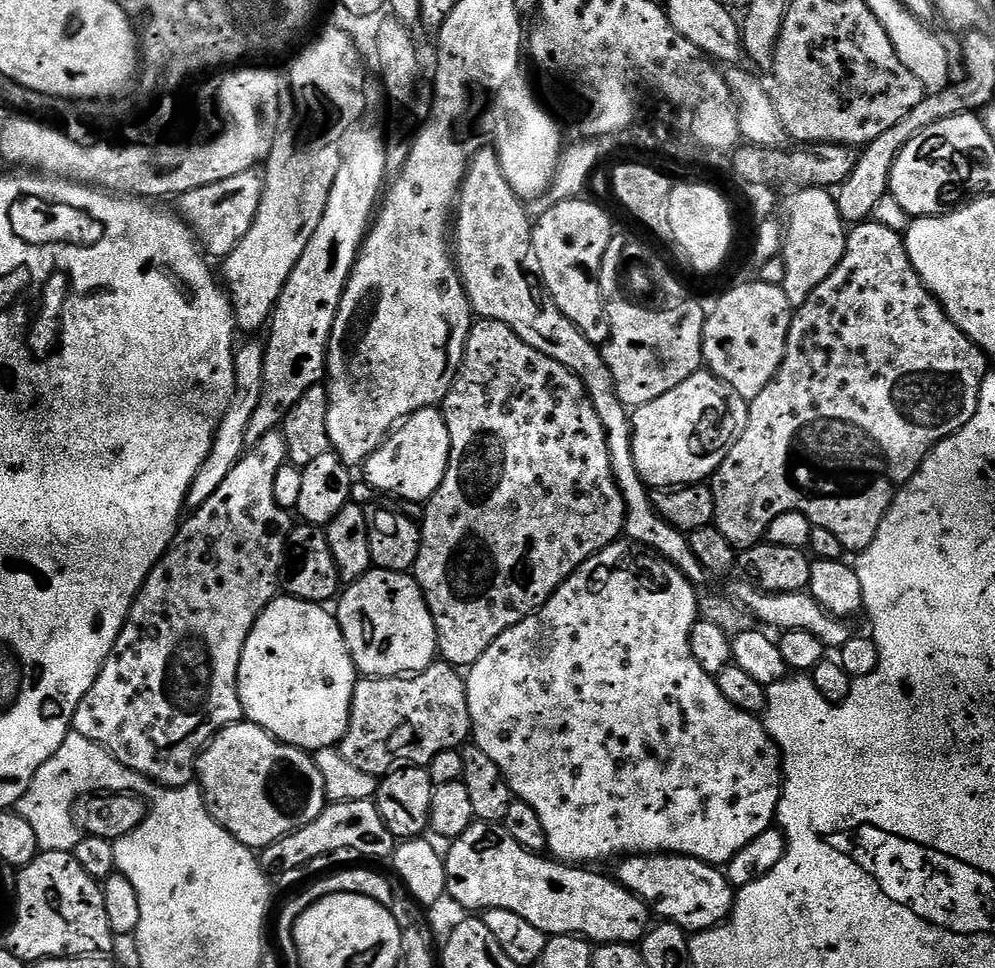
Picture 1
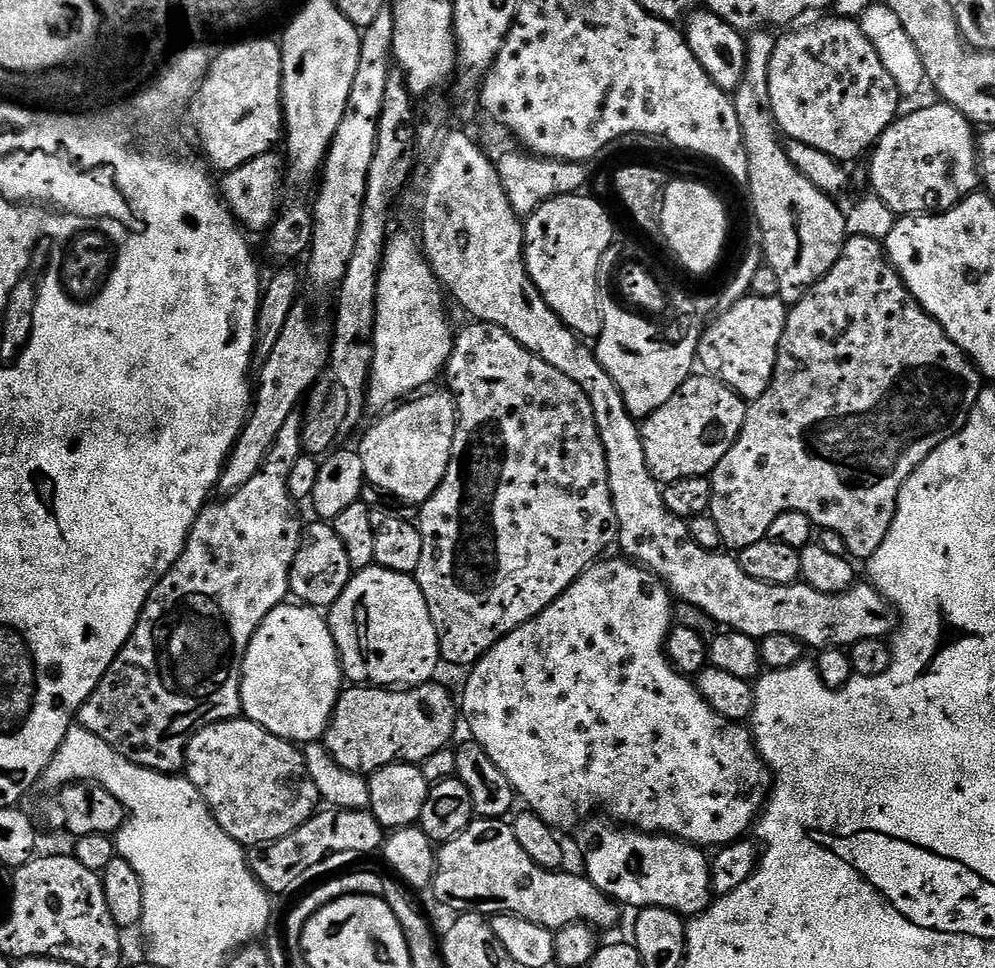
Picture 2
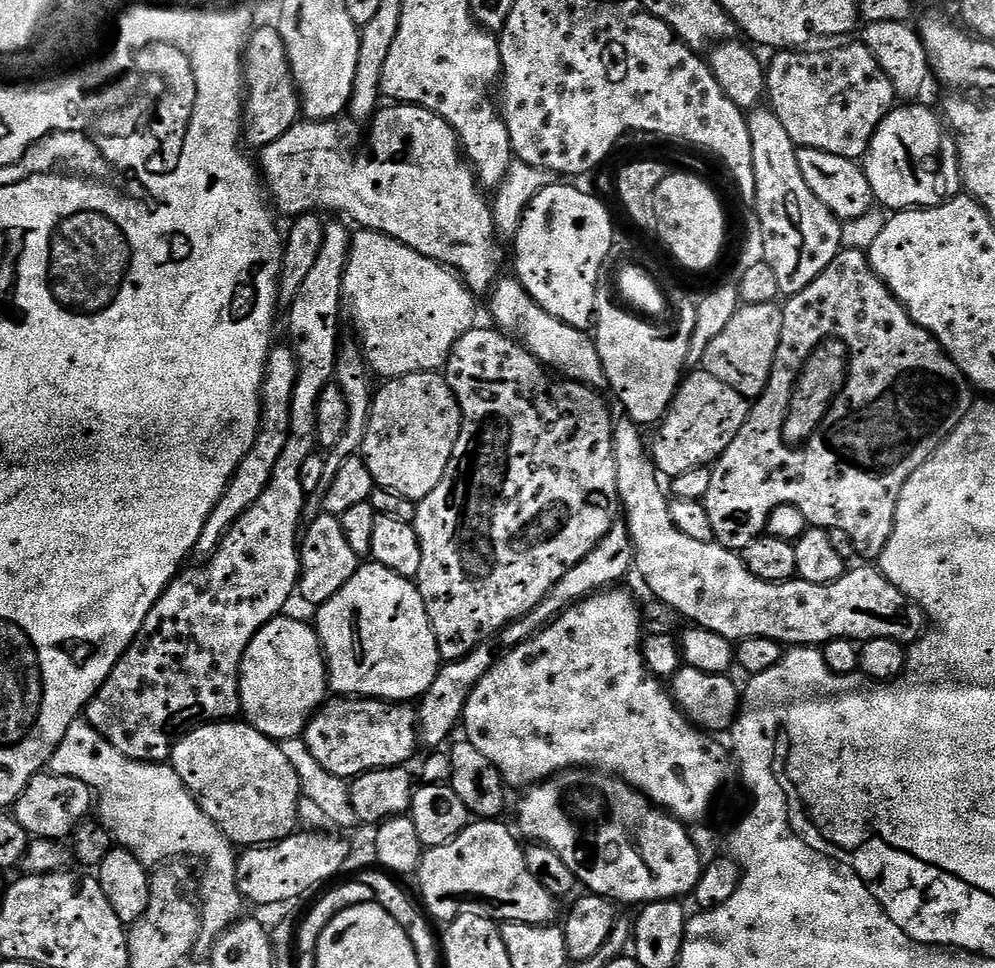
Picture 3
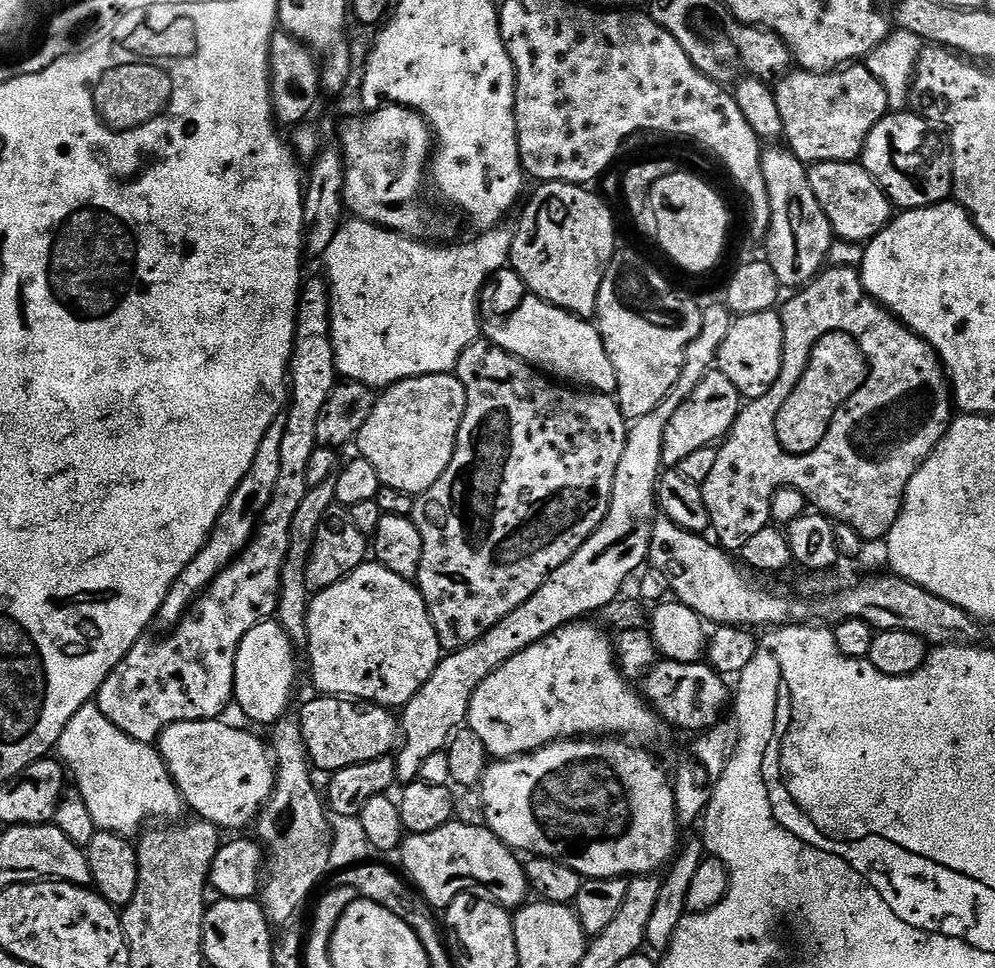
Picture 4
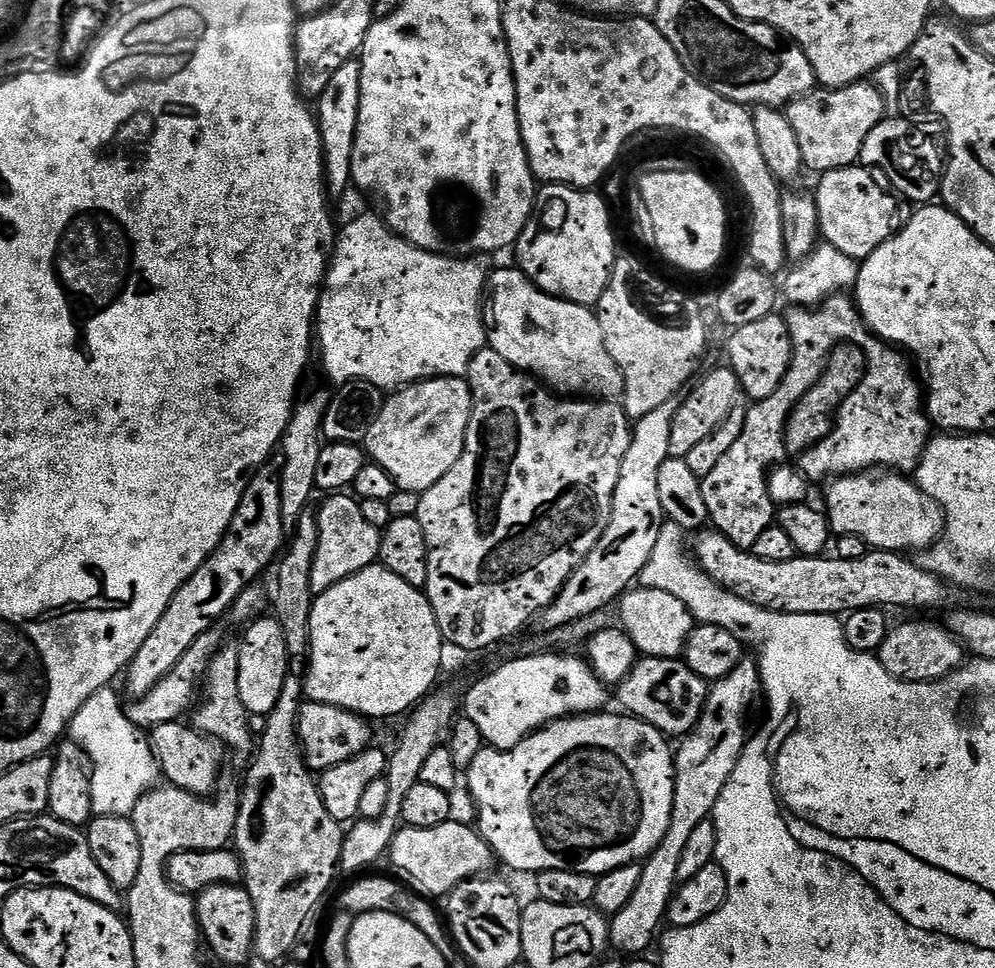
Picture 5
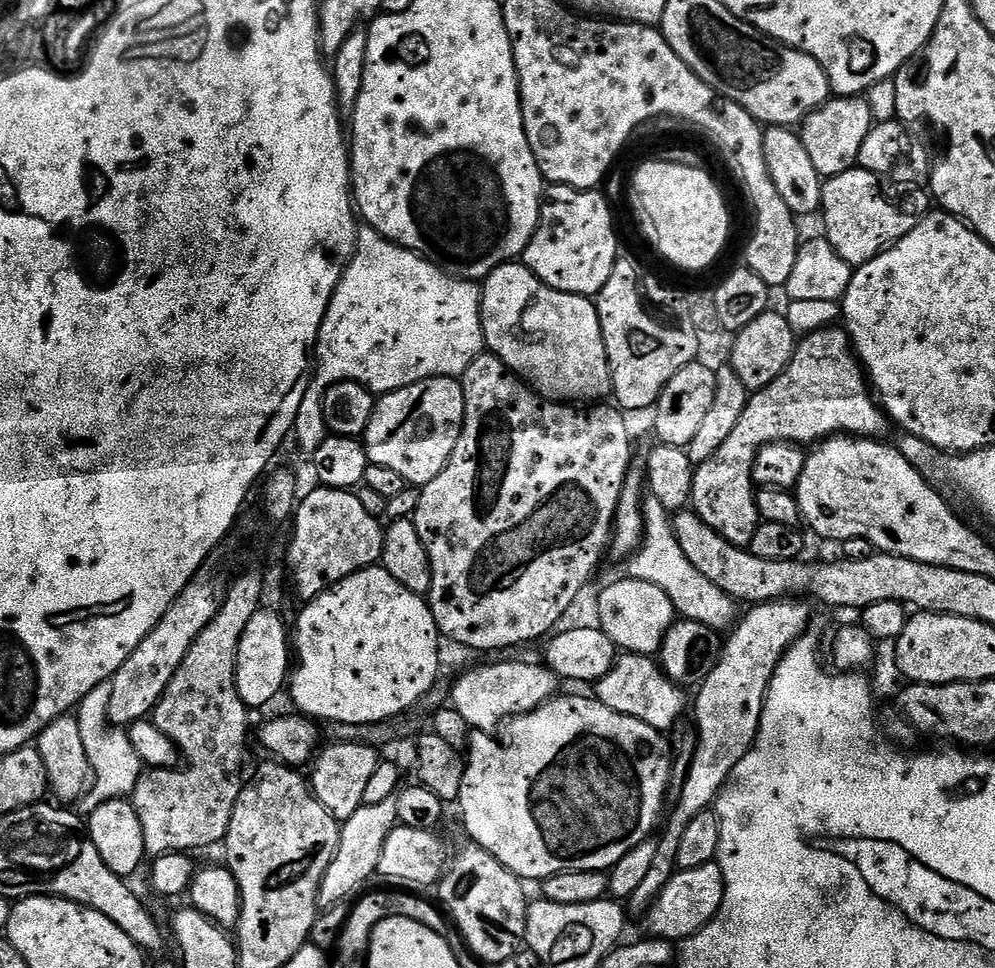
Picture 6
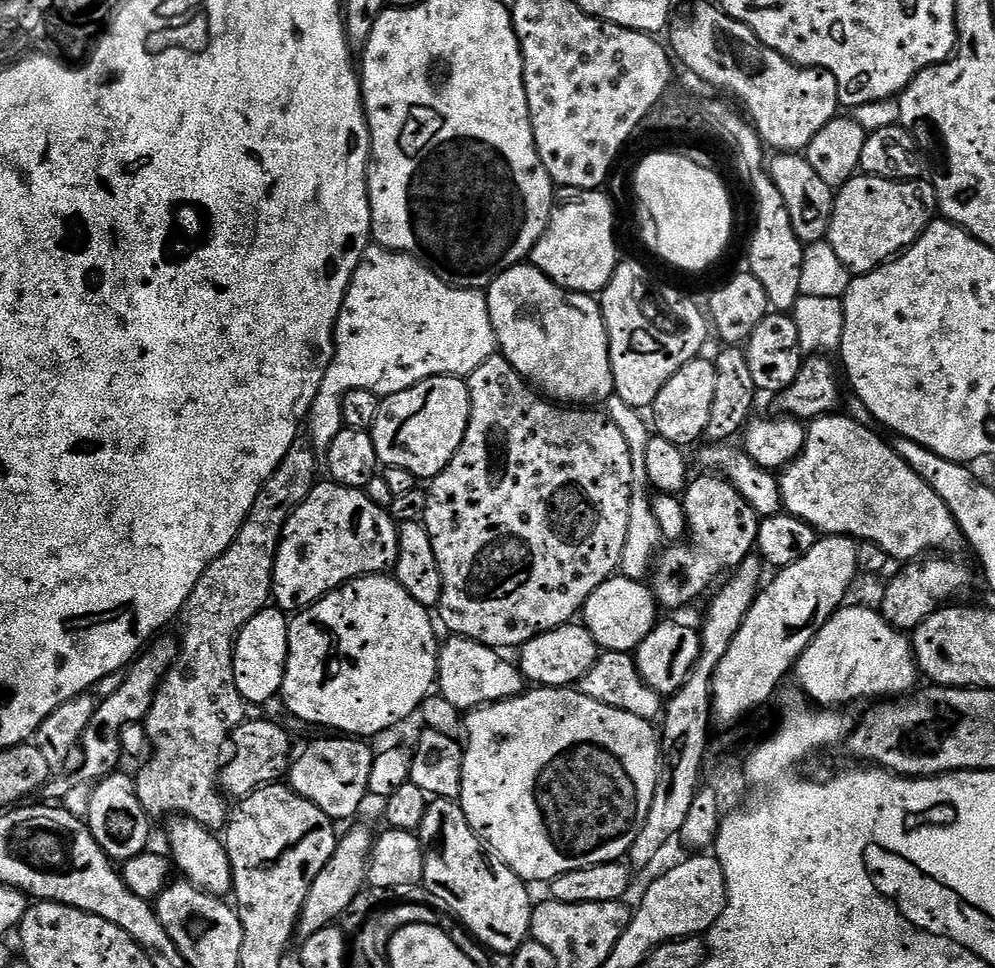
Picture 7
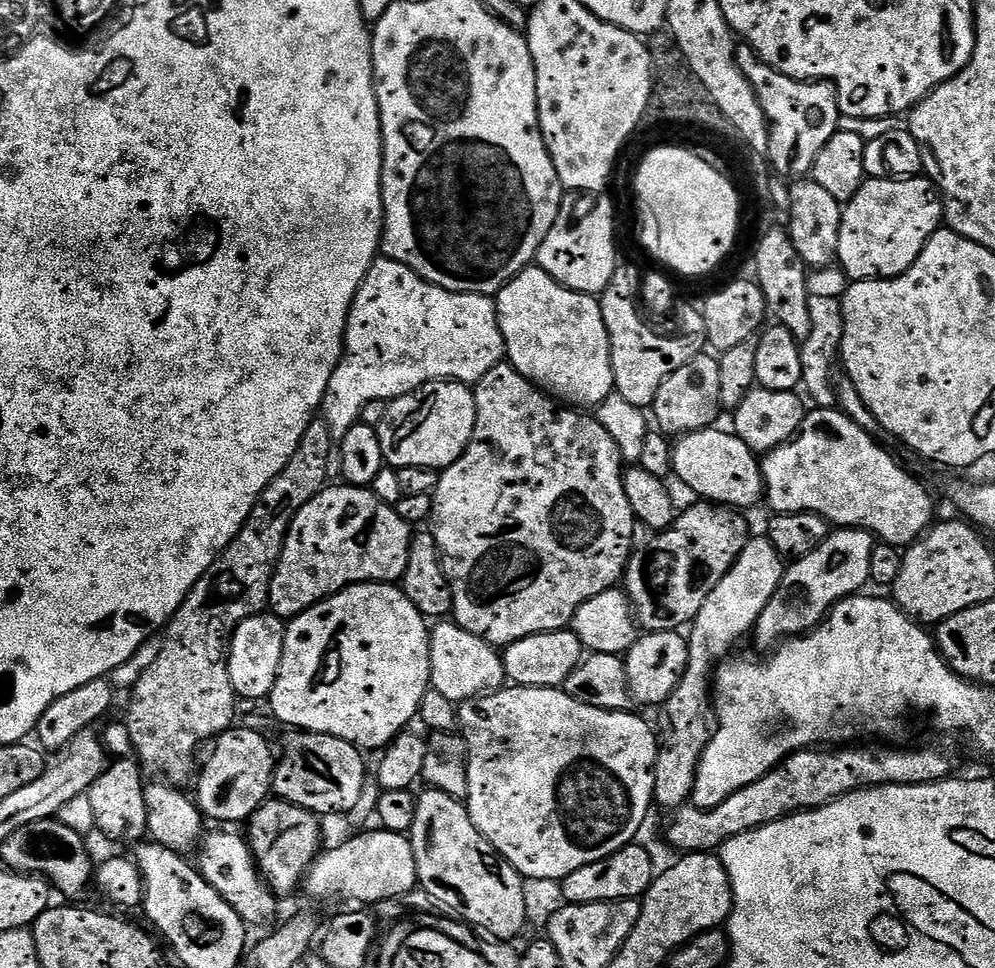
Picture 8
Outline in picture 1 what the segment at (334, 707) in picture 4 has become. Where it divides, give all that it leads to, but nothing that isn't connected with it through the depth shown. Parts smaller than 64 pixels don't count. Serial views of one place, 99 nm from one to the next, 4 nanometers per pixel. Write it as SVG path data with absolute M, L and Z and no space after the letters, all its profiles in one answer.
M433 662L426 670L415 674L357 679L348 733L338 747L346 762L358 766L358 770L366 770L366 774L383 778L393 771L397 762L404 766L426 766L435 756L446 750L463 749L469 743L471 734L472 719L468 709L465 677L451 664Z

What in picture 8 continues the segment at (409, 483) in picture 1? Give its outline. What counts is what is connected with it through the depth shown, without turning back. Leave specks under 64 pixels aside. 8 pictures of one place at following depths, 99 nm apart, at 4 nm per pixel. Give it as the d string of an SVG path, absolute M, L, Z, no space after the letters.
M435 380L415 388L410 394L400 396L391 401L386 410L386 418L382 418L378 429L382 442L382 454L385 465L395 469L406 466L419 468L435 468L443 470L449 468L472 441L474 426L476 425L476 393L469 385L460 384L457 380Z

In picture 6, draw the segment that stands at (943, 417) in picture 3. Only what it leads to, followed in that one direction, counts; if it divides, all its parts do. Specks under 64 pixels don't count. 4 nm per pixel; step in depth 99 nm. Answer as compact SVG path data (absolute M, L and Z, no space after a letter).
M831 326L811 332L797 343L791 364L773 382L772 387L749 395L746 410L742 418L738 418L738 426L734 426L734 434L726 438L722 450L718 450L714 458L710 458L695 469L691 511L699 514L702 522L706 522L706 526L722 534L726 542L737 544L739 548L747 548L748 543L754 538L754 530L762 522L756 505L757 489L754 487L752 478L754 462L762 449L767 448L770 444L782 443L812 446L837 434L880 438L883 437L882 434L887 428L890 428L890 421L884 409L880 407L877 397L870 391L866 373L856 358L847 331L840 326Z

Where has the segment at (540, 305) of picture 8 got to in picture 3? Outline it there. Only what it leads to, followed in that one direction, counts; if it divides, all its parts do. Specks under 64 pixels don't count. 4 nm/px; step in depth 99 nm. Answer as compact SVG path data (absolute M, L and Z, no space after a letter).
M501 279L493 287L490 299L492 316L496 319L495 327L523 344L541 364L563 374L567 379L577 380L580 384L600 386L605 383L602 358L596 349L595 339L588 332L566 326L566 322L558 322L558 318L546 314L546 310L542 310L542 306L538 306L534 298L530 298L519 280Z

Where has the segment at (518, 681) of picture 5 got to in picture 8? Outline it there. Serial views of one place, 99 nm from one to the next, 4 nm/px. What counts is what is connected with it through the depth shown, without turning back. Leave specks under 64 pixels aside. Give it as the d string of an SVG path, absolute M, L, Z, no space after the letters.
M440 622L440 624L431 629L430 635L430 666L432 667L431 687L442 698L450 698L453 702L463 702L465 700L475 700L476 697L495 692L506 684L504 675L504 661L501 653L491 644L487 644L482 638L462 630L454 622Z

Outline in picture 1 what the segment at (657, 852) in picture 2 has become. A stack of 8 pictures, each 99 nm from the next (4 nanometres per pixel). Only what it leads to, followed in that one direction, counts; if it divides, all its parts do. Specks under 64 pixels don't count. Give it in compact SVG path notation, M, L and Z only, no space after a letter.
M633 854L619 861L620 869L614 872L615 879L626 890L630 890L639 900L643 900L653 913L660 915L661 921L676 924L689 934L705 932L716 928L727 920L732 912L734 889L723 871L715 864L707 864L698 858L679 854Z

